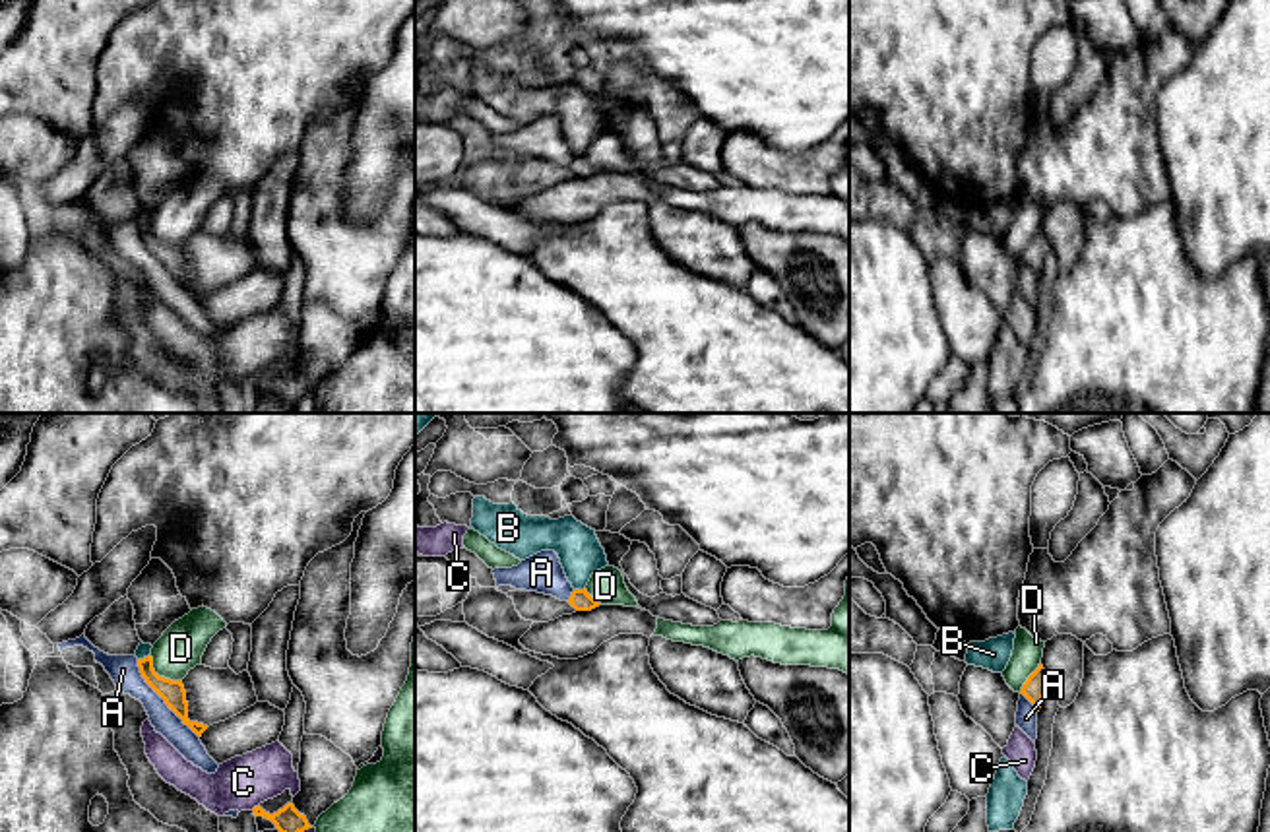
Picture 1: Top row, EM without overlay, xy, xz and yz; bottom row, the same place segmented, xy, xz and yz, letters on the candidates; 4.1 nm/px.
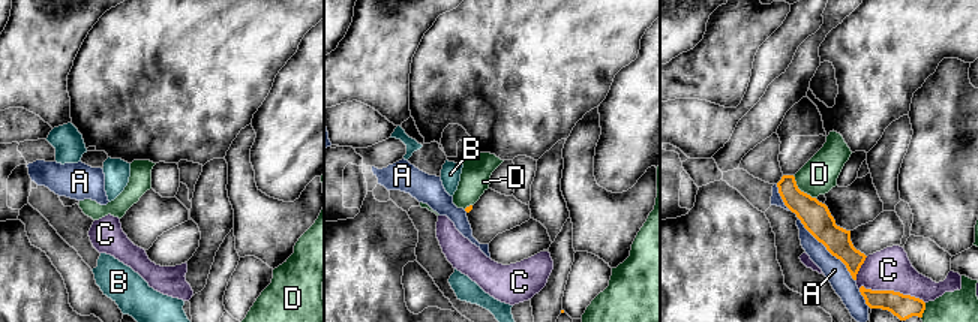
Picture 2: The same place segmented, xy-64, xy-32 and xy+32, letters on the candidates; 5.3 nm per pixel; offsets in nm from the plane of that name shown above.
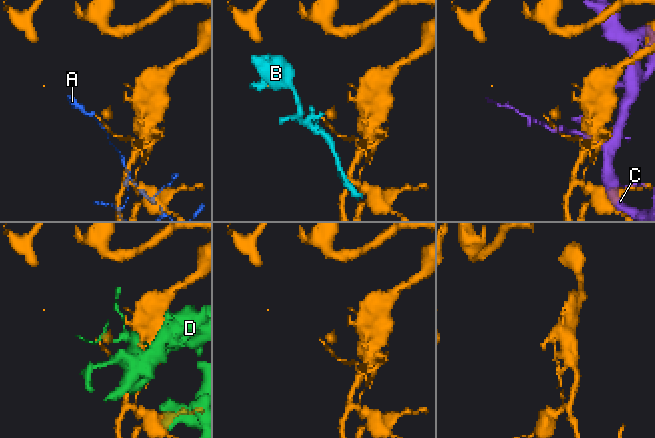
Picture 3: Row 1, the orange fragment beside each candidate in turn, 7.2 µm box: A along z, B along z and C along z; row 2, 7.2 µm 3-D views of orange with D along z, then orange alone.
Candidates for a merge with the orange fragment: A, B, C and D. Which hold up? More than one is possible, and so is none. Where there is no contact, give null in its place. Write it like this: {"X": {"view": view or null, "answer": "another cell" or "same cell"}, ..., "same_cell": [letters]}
{"A": {"view": "xy", "answer": "another cell"}, "B": {"view": "xz", "answer": "another cell"}, "C": {"view": "xy", "answer": "another cell"}, "D": {"view": "xy", "answer": "another cell"}, "same_cell": []}

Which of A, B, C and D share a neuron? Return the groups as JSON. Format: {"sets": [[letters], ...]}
{"sets": [["A"], ["B"], ["C"], ["D"]]}

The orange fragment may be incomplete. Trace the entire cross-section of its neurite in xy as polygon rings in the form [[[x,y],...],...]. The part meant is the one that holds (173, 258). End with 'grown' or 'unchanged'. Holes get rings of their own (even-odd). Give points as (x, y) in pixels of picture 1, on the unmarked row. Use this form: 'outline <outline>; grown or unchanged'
outline [[[151,221],[138,225],[138,233],[145,248],[165,266],[165,270],[182,285],[182,289],[202,303],[207,291],[188,285],[188,268],[182,246],[159,242],[153,235]]]; unchanged

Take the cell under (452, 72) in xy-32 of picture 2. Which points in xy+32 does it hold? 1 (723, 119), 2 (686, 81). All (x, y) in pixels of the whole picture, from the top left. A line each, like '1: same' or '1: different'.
1: same
2: different

